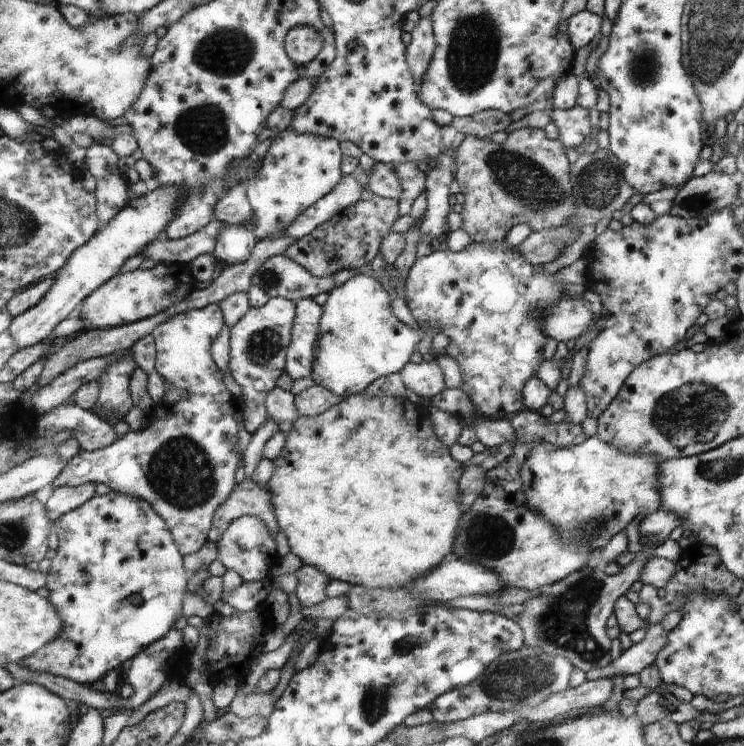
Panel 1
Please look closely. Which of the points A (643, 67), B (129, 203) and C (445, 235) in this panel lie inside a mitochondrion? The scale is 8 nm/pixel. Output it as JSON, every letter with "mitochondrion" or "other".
{"A":"mitochondrion","B":"other","C":"other"}

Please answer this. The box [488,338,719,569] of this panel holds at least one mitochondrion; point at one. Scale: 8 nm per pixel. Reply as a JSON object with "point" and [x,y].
{"point":[592,527]}

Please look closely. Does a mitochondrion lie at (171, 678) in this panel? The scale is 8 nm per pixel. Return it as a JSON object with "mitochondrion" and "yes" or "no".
{"mitochondrion":"no"}

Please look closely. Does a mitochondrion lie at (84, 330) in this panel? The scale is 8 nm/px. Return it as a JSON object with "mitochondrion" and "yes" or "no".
{"mitochondrion":"no"}

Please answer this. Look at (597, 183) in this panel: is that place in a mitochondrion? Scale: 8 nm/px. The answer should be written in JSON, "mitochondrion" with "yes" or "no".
{"mitochondrion":"yes"}

